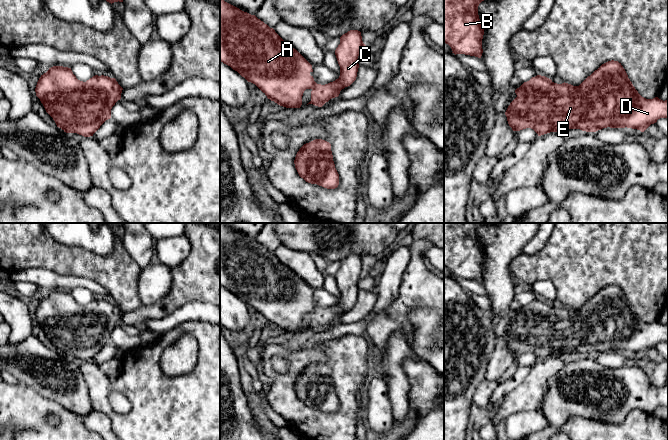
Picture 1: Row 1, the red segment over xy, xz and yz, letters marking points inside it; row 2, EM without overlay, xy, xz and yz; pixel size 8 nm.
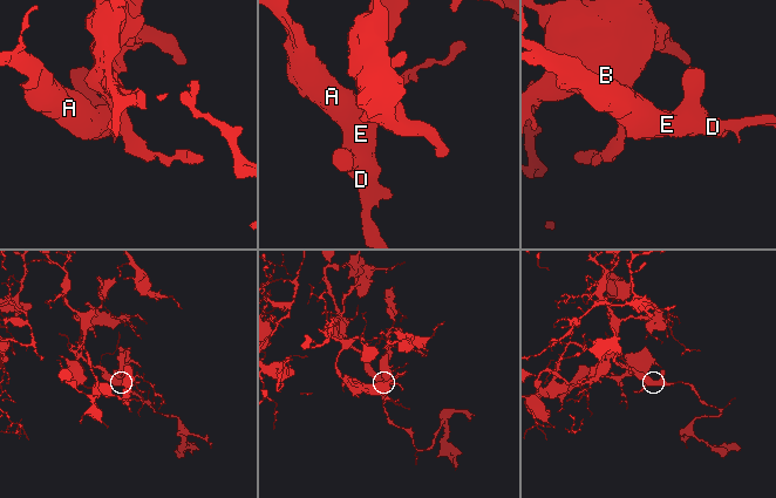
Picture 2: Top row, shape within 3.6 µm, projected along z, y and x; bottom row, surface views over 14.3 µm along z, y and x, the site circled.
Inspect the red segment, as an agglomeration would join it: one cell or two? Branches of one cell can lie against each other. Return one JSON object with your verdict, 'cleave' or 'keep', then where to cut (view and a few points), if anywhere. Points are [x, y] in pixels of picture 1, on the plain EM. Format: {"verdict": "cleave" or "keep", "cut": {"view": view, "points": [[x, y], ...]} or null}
{"verdict": "keep", "cut": null}

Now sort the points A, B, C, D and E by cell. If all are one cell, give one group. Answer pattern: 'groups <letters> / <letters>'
groups A B C D E

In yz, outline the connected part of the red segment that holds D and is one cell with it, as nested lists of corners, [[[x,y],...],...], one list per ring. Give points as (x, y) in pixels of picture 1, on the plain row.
[[[618,285],[602,288],[579,310],[557,308],[537,299],[515,314],[517,321],[508,330],[505,339],[513,355],[533,353],[538,360],[567,353],[596,356],[603,352],[632,352],[644,356],[660,342],[668,342],[668,324],[658,321],[646,323],[633,310]]]

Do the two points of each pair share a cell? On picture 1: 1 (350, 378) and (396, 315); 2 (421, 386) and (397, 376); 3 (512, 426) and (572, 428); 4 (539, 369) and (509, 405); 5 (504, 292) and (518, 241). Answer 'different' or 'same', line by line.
1: different
2: different
3: different
4: same
5: same

